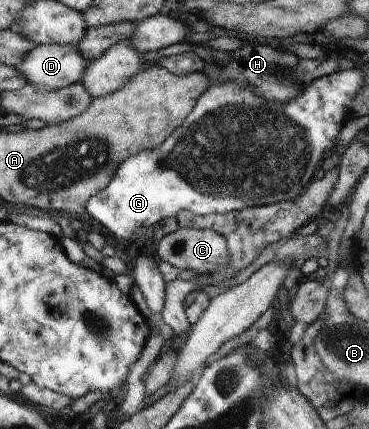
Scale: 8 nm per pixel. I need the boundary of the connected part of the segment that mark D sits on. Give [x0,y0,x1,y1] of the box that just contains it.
[16,44,89,91]

